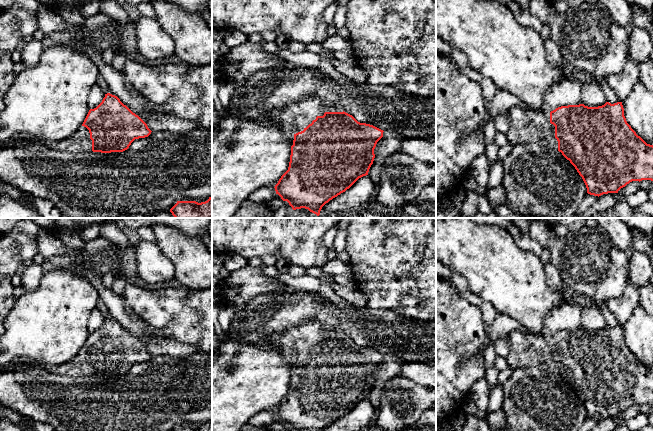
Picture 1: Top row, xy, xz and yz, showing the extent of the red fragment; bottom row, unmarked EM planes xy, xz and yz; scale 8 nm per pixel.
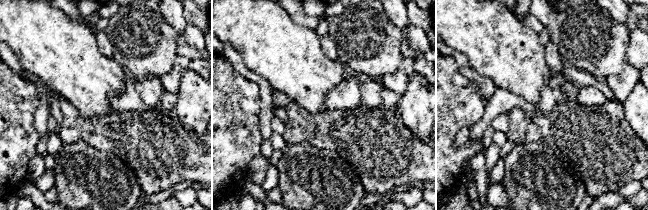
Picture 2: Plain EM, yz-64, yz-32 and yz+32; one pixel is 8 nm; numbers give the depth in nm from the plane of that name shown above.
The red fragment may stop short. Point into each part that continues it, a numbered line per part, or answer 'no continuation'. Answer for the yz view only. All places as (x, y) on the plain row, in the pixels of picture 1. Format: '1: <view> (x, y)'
1: yz (525, 350)

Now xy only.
1: xy (80, 366)

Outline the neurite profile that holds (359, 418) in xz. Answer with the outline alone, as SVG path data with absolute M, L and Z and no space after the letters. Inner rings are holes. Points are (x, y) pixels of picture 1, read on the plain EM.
M366 399L359 402L349 413L323 431L367 431L375 414L374 406Z

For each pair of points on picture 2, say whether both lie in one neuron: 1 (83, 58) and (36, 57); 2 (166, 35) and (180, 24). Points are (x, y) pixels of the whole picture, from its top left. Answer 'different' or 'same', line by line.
1: same
2: different

